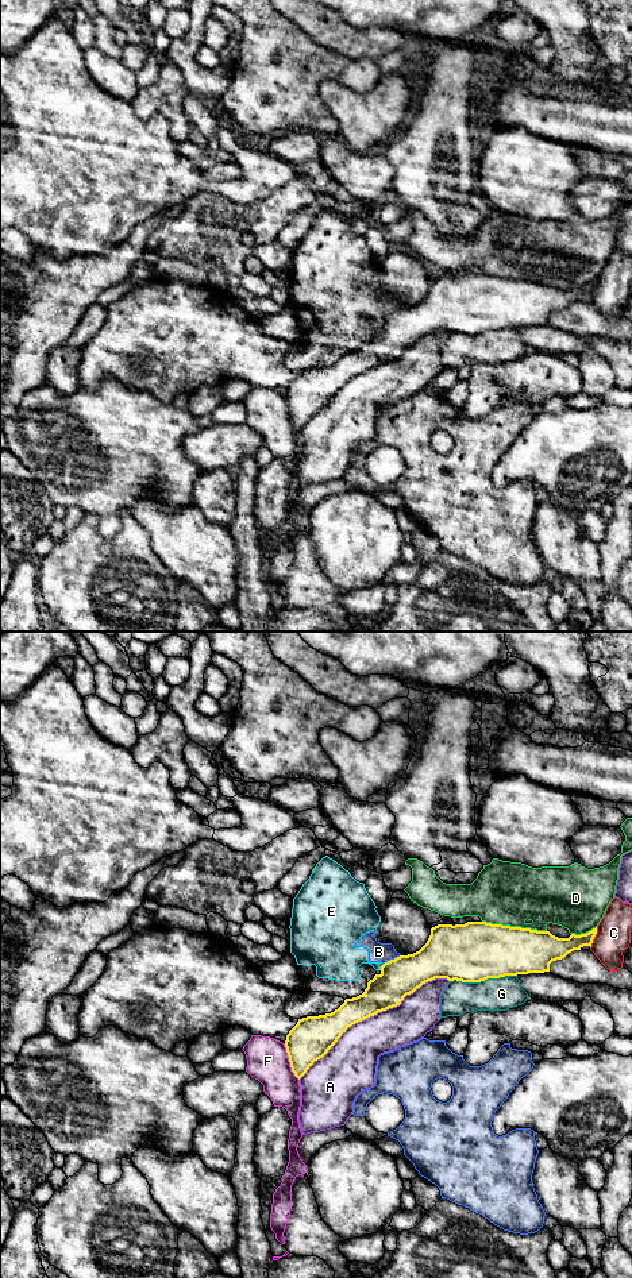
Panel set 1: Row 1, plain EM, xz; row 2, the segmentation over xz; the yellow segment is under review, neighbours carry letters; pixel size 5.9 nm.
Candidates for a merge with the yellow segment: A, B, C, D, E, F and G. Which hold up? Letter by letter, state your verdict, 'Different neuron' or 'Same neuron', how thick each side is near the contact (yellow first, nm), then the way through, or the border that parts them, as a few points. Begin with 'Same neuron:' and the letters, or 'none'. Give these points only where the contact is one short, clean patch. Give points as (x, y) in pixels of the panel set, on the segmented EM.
Same neuron: none
A: Different neuron. Thickness 220 nm (yellow) against 260 nm
B: Different neuron. Thickness 220 nm (yellow) against 120 nm
C: Different neuron. Thickness 140 nm (yellow) against 200 nm
D: Different neuron. Thickness 340 nm (yellow) against 380 nm
E: Different neuron. Thickness 220 nm (yellow) against 240 nm. Boundary: xz (384, 964), (378, 969)
F: Different neuron. Thickness 240 nm (yellow) against 240 nm
G: Different neuron. Thickness 360 nm (yellow) against 190 nm

